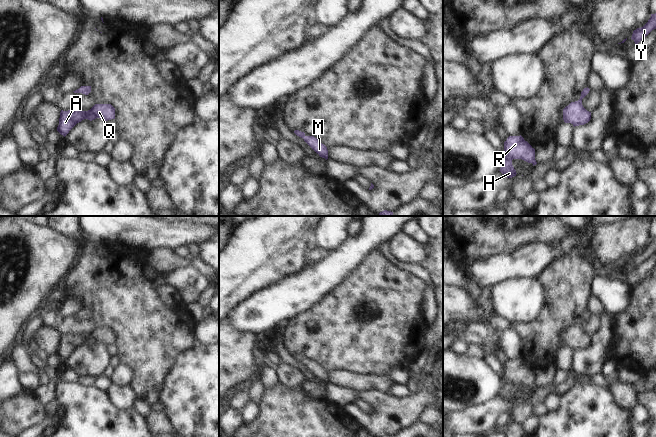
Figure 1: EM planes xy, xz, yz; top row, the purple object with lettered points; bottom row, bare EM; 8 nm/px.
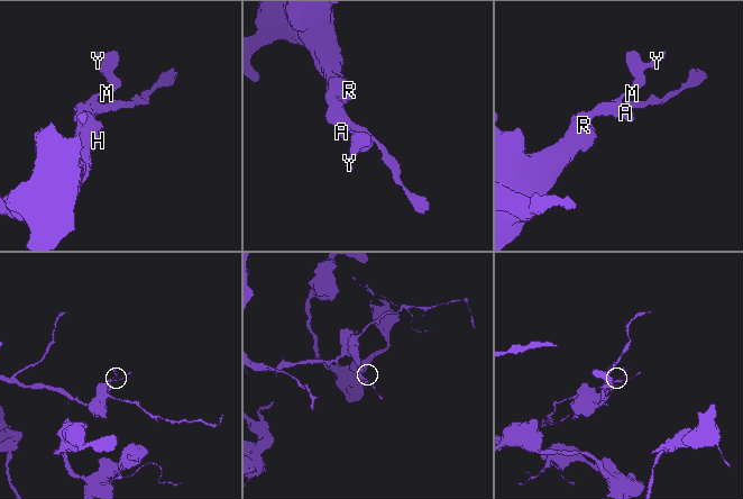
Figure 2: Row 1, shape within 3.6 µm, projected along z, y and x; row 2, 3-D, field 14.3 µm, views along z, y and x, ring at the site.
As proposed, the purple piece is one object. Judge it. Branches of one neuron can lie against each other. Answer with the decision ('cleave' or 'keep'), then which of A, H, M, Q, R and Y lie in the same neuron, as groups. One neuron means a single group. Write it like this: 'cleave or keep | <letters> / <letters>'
keep | A H M Q R Y

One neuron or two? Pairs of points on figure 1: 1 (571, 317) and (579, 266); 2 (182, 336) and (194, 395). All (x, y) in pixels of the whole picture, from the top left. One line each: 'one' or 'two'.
1: one
2: two

